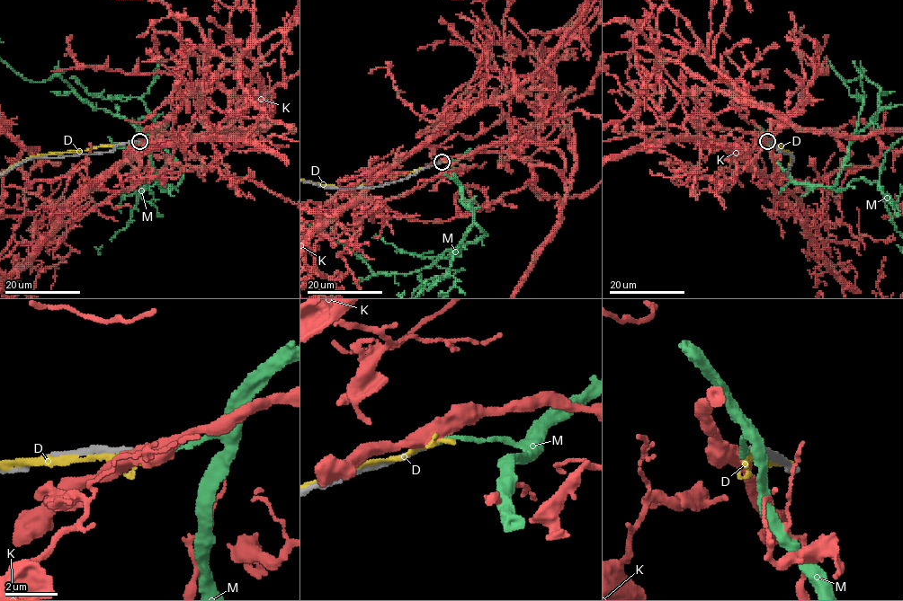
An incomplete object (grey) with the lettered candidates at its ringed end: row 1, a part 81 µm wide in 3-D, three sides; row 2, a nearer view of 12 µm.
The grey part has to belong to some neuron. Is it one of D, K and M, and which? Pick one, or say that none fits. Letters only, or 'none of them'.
M

